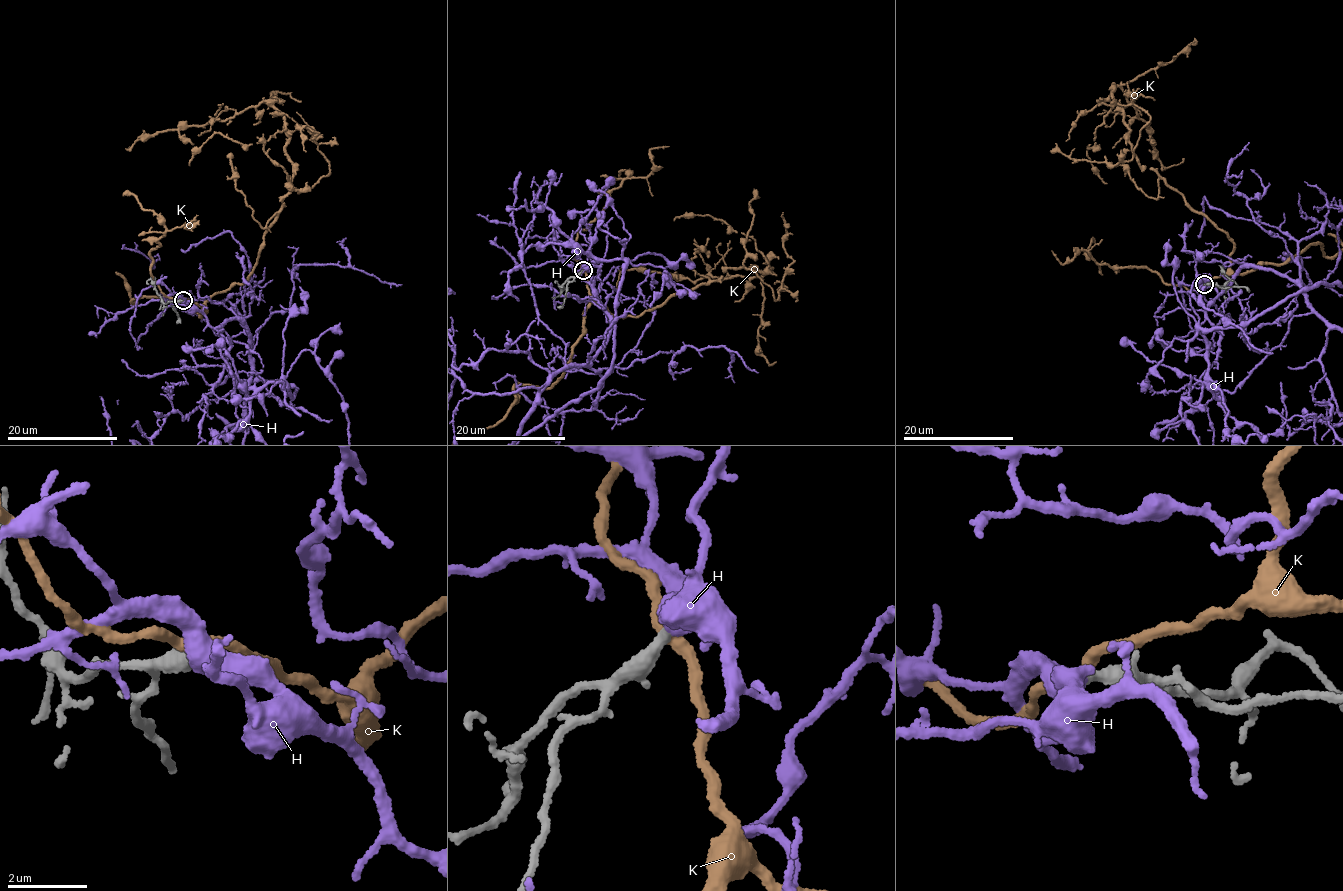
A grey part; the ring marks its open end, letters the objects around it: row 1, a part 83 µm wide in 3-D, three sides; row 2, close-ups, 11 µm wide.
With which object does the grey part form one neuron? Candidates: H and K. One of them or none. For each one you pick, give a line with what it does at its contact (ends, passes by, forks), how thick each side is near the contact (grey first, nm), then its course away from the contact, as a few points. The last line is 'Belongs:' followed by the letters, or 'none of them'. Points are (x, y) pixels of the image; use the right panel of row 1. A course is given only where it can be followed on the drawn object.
H: it passes by; 340 nm thick on the grey side, 550 nm on the other
Belongs: H

